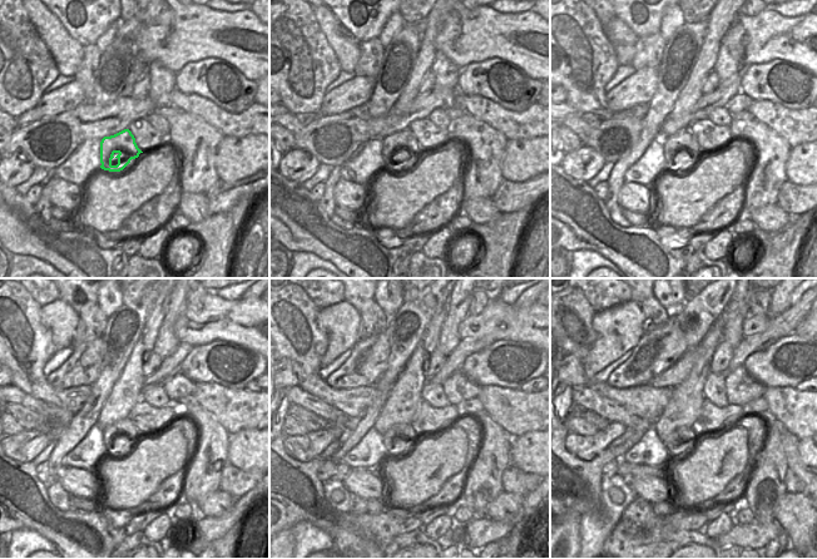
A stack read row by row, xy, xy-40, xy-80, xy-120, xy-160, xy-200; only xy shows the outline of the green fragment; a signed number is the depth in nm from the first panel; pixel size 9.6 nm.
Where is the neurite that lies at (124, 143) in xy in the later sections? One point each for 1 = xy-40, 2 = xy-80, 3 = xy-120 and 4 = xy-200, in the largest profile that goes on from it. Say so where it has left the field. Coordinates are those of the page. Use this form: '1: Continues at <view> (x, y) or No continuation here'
1: Continues at xy-40 (404, 143)
2: Continues at xy-80 (679, 149)
3: Continues at xy-120 (117, 436)
4: Continues at xy-200 (678, 441).

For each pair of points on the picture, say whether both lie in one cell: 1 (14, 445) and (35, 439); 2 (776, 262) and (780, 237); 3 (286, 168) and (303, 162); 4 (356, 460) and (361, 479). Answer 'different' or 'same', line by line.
1: same
2: different
3: same
4: different

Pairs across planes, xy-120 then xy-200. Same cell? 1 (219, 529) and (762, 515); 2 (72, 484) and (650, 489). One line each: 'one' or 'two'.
1: two
2: one

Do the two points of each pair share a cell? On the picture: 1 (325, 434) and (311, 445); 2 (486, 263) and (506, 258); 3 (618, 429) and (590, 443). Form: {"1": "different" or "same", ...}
{"1": "same", "2": "same", "3": "same"}

